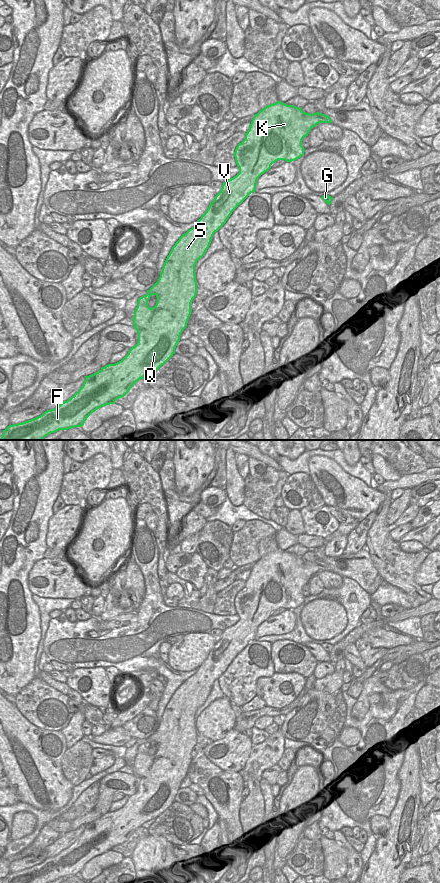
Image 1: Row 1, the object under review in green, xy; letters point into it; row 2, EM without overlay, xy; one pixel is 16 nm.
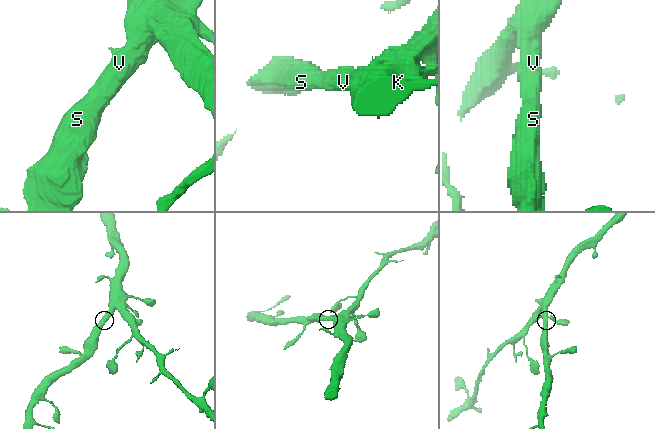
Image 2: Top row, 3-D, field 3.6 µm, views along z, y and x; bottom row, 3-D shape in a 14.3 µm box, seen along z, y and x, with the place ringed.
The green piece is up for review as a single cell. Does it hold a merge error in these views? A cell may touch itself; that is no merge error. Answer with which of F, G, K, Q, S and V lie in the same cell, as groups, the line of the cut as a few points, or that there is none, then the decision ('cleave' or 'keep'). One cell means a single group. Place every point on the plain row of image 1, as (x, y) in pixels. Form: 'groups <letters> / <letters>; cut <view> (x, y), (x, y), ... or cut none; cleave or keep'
groups F G K Q S V; cut none; keep

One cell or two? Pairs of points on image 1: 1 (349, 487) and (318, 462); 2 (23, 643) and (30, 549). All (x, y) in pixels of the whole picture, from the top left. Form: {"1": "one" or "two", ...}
{"1": "one", "2": "one"}

